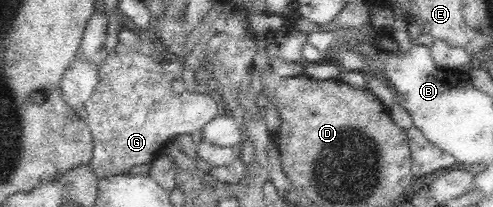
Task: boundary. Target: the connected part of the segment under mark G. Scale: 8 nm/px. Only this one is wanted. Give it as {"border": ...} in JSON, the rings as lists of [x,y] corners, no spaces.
{"border":[[[118,42],[113,50],[108,50],[108,57],[99,68],[96,89],[82,106],[88,113],[86,122],[93,138],[93,155],[88,165],[99,180],[115,174],[128,173],[135,166],[153,161],[177,136],[194,134],[219,116],[219,105],[209,92],[198,94],[185,91],[176,94],[171,88],[171,80],[162,72],[162,63],[154,62],[150,57]]]}

